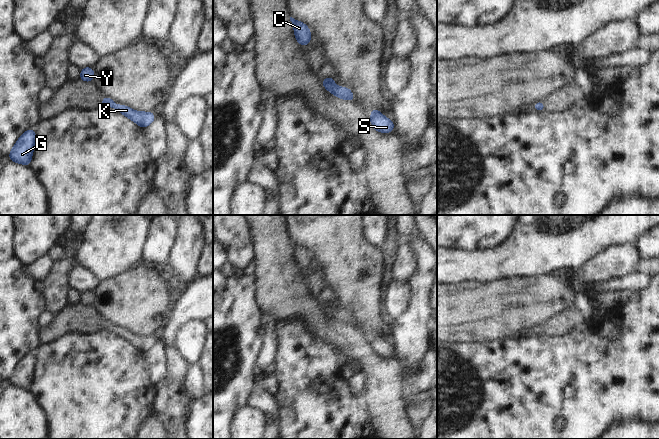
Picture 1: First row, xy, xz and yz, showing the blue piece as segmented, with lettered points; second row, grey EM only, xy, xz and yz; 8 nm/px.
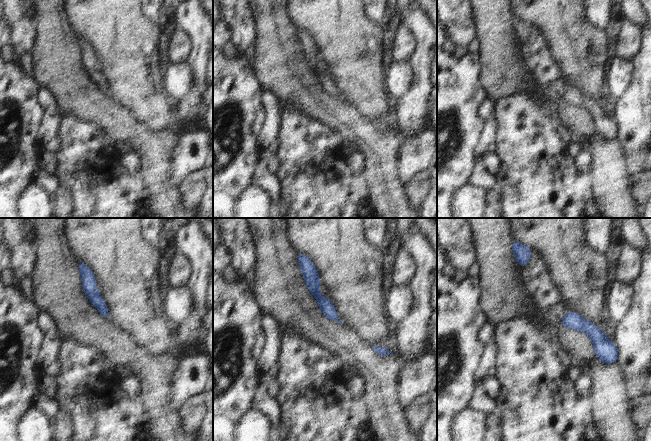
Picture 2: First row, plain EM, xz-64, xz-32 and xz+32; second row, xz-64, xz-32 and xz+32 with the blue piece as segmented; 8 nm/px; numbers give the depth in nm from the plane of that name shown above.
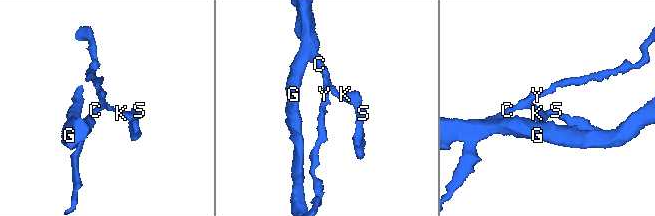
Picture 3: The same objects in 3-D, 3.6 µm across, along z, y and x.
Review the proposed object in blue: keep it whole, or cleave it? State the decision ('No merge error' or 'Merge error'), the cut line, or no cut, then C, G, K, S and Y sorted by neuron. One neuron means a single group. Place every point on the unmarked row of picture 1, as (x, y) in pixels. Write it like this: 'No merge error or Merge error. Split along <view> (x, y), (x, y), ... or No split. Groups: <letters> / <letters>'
No merge error. No split. Groups: C G K S Y

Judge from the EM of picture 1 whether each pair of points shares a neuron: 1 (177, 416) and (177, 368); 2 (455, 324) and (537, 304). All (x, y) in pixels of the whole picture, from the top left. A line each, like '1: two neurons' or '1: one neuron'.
1: one neuron
2: one neuron

